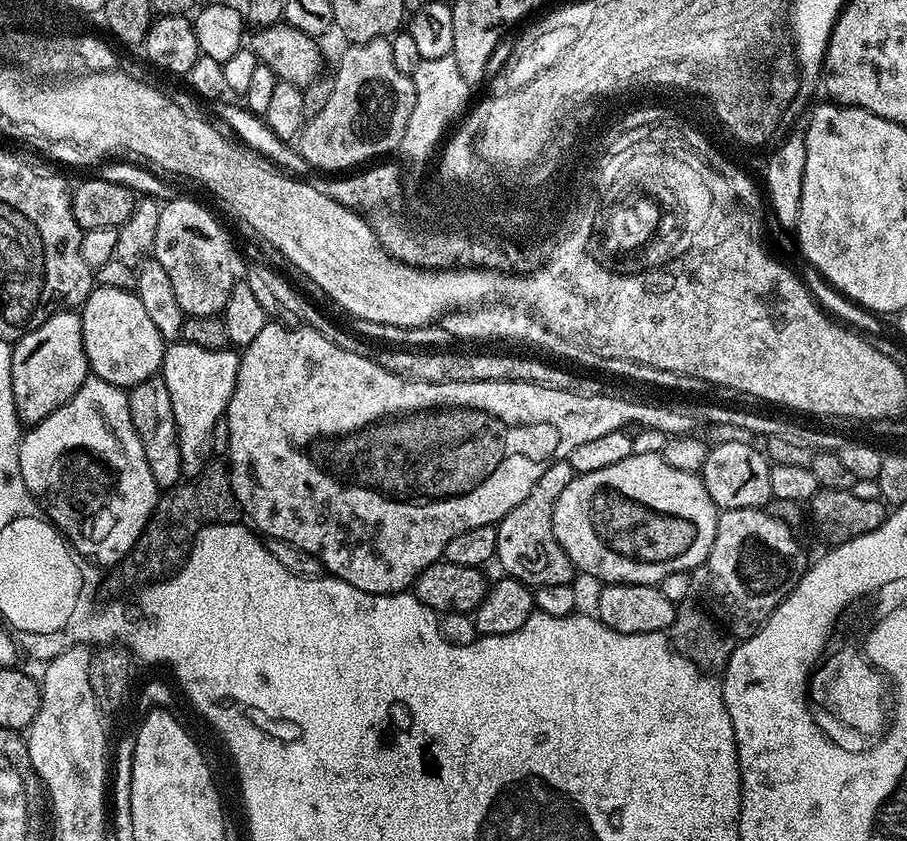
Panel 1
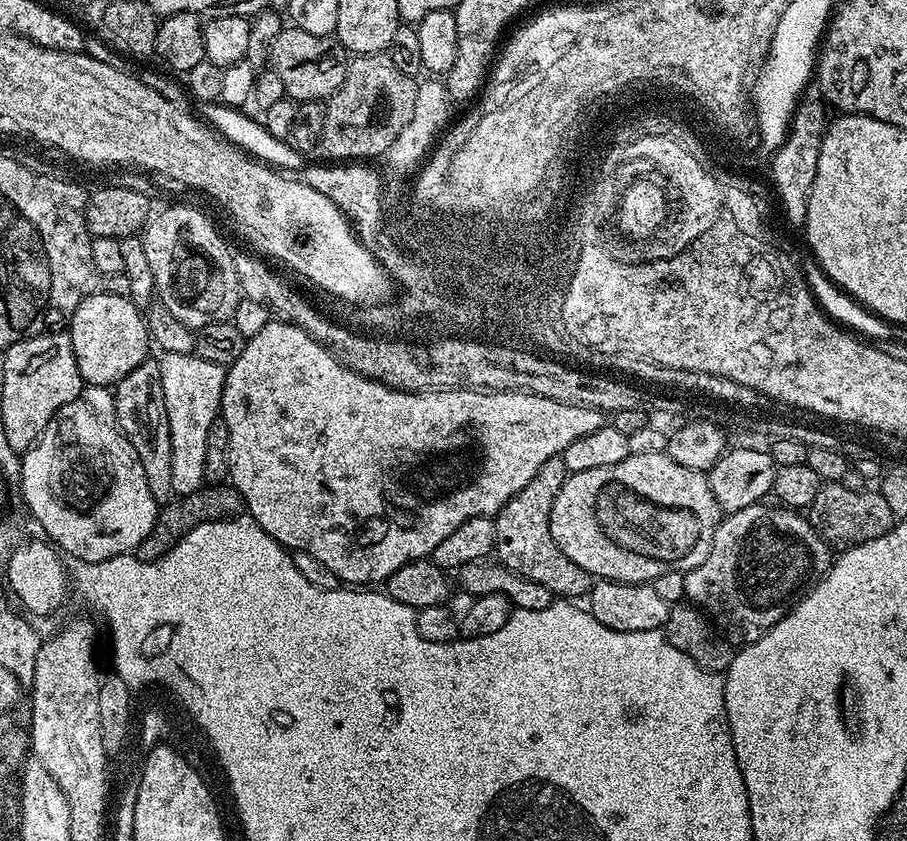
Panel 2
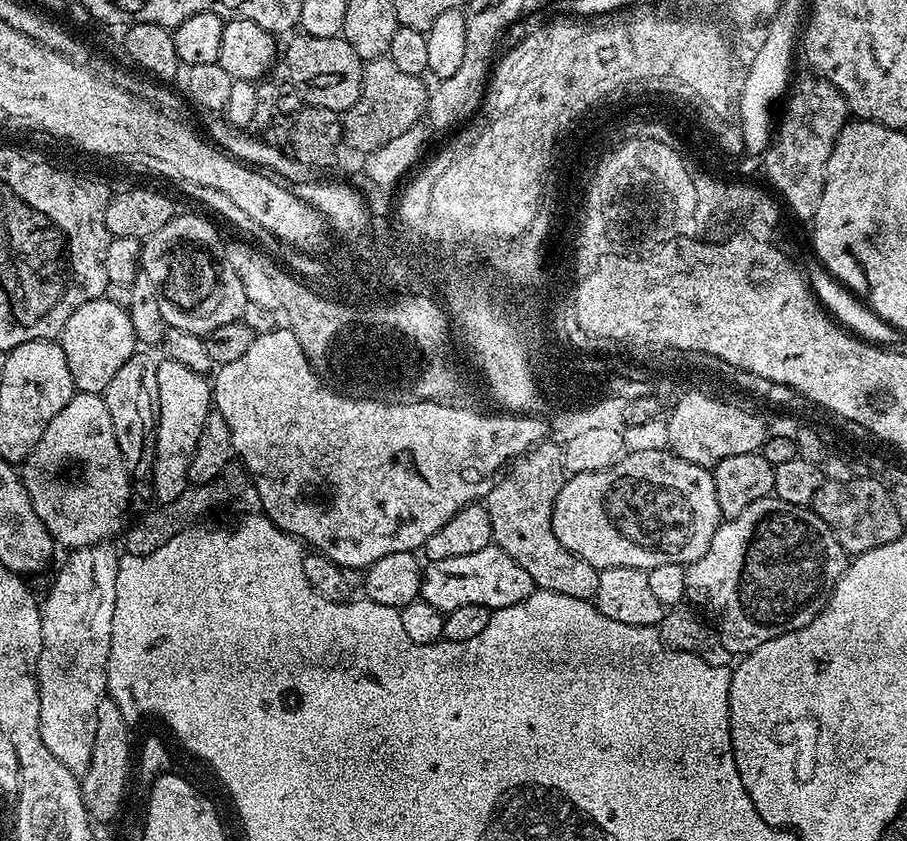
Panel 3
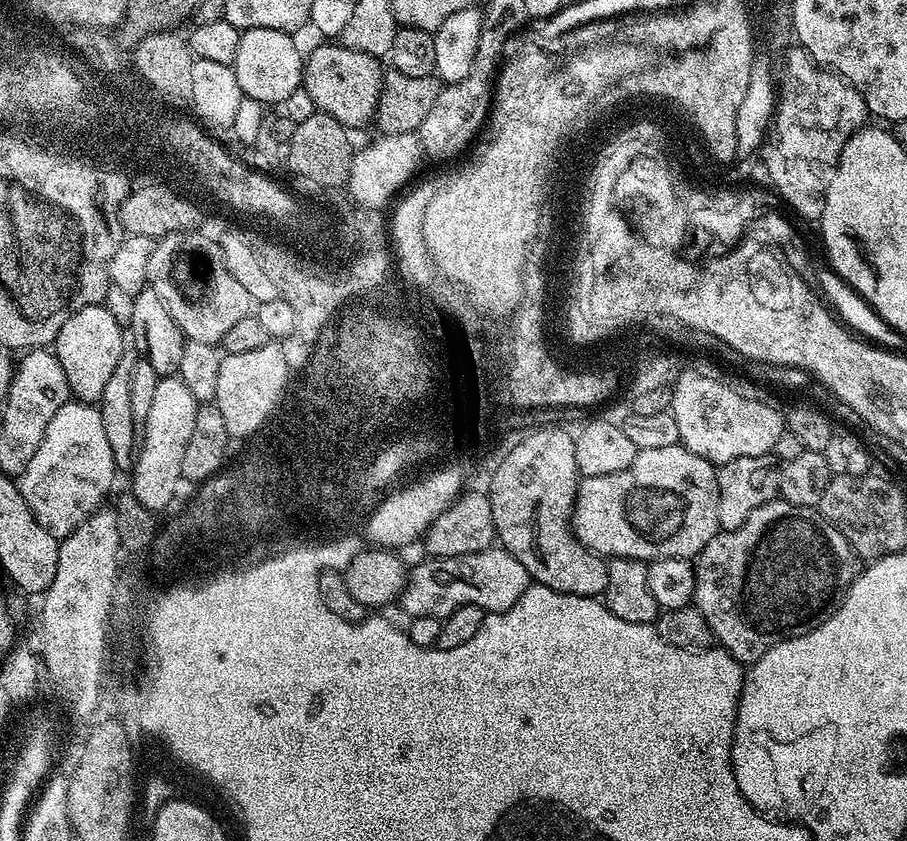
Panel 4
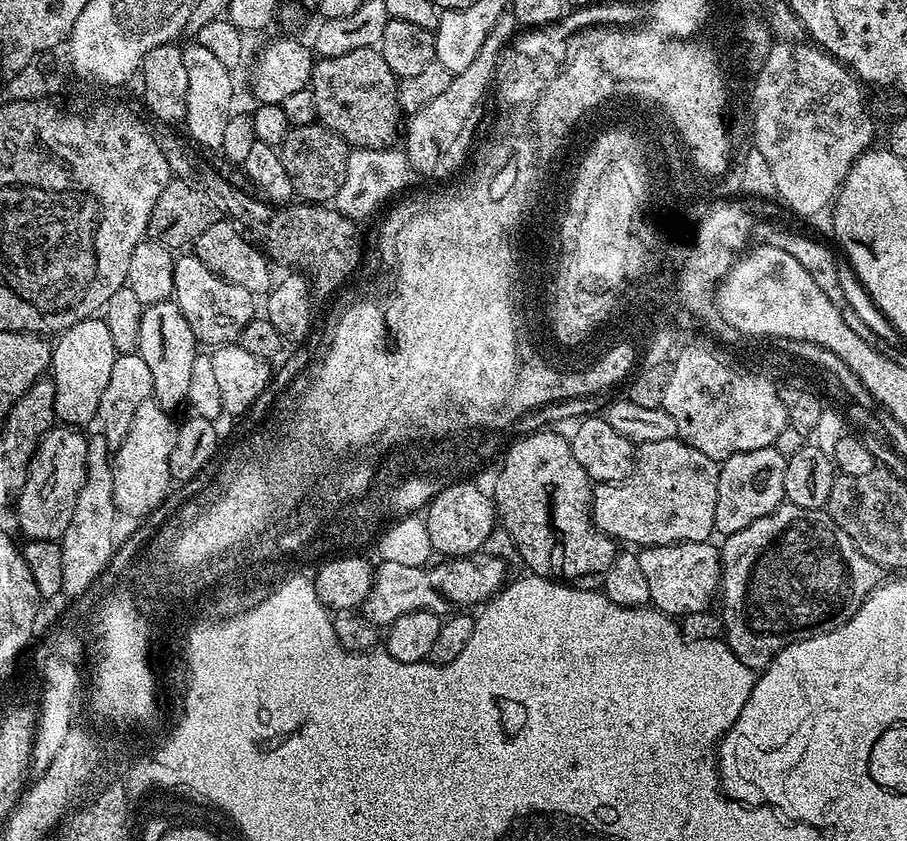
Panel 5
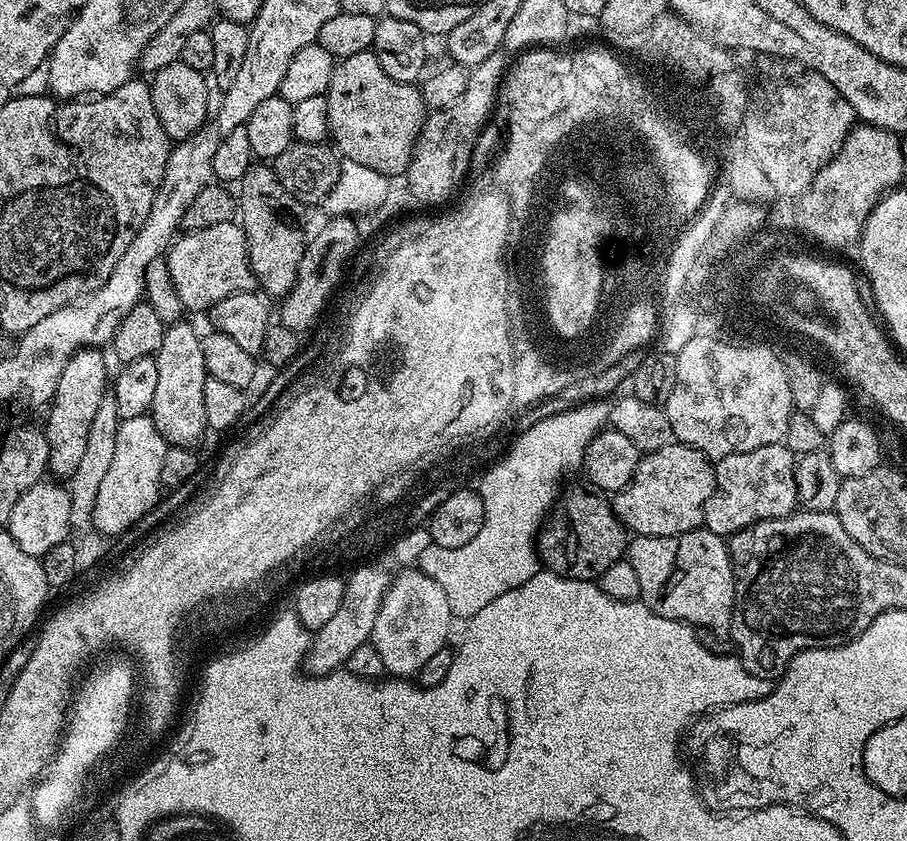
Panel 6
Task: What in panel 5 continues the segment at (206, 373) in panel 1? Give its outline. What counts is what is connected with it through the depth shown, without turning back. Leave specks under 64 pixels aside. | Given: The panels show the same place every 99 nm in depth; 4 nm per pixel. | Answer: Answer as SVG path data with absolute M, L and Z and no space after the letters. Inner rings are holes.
M155 399L142 402L142 406L138 406L138 414L134 414L134 422L130 422L130 434L126 434L126 438L122 442L120 448L115 449L114 463L112 473L114 474L114 498L116 505L120 508L121 513L137 518L145 518L159 507L170 493L170 485L173 483L170 474L170 452L174 449L177 421L172 421L169 409L164 408L156 403Z

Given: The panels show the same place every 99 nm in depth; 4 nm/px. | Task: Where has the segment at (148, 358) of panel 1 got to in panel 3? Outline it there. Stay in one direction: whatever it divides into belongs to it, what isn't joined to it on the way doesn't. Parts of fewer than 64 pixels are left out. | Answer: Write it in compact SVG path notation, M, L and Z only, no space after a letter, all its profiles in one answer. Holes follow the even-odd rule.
M103 298L78 306L78 310L70 314L70 322L66 322L66 326L60 332L58 343L66 354L66 366L70 366L70 374L76 383L77 392L104 393L106 386L110 386L110 378L114 378L116 371L126 363L126 358L138 351L138 341L134 334L134 326L128 317L128 310Z

